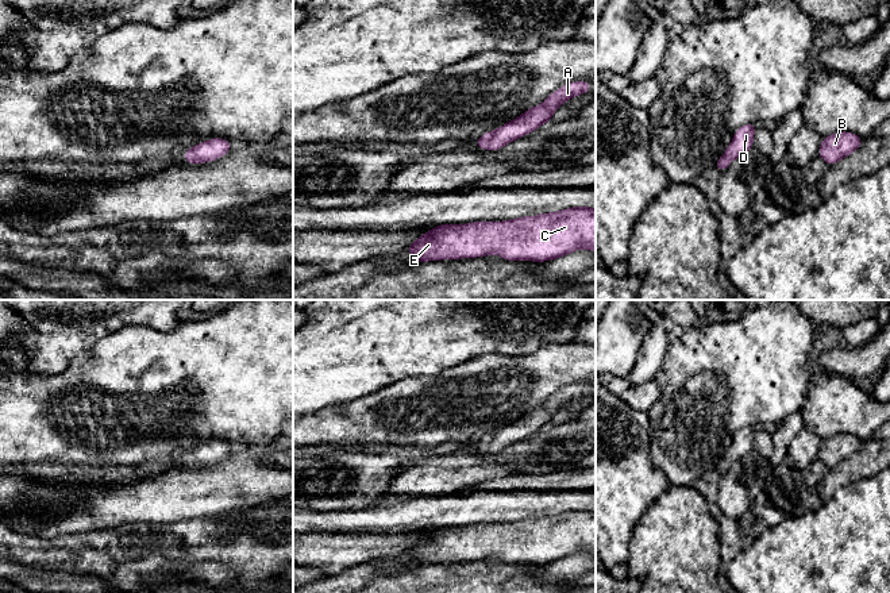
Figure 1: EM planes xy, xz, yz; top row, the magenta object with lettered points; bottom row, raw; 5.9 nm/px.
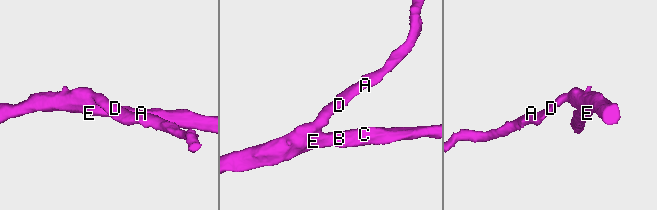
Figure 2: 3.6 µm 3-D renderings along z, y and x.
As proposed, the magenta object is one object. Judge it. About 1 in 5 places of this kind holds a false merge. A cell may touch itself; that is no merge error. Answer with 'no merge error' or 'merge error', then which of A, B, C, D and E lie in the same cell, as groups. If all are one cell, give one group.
no merge error; A B C D E

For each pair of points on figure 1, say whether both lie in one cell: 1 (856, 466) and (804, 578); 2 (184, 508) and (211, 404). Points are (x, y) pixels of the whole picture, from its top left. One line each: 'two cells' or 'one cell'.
1: two cells
2: two cells

